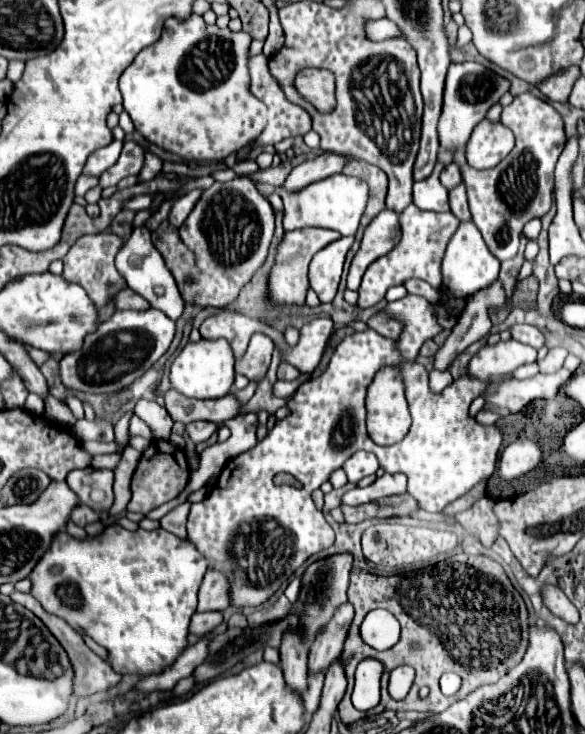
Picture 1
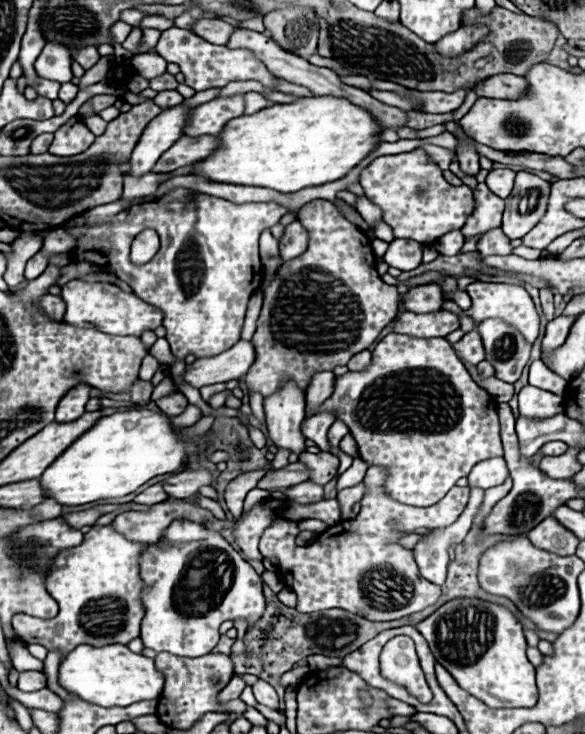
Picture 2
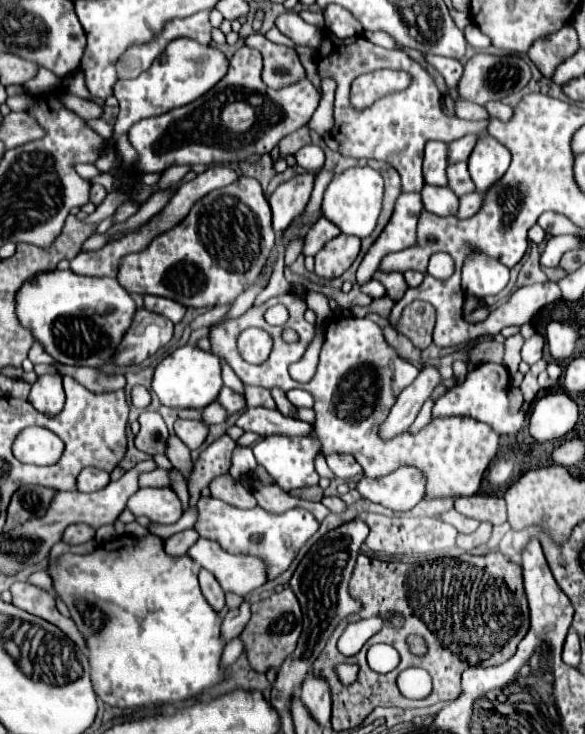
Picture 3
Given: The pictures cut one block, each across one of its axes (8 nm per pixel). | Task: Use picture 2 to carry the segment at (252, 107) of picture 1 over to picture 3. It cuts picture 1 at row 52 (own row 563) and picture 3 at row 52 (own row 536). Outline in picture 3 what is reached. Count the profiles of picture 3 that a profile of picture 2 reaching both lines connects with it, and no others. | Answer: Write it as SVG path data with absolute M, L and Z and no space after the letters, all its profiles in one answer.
M176 38L172 40L160 58L154 60L154 64L132 80L118 80L114 86L114 96L120 104L120 114L114 124L112 142L122 134L128 132L128 128L144 118L160 116L164 112L170 112L172 108L184 106L194 102L196 98L204 96L212 86L216 86L224 74L228 72L228 58L224 52L212 46L202 46L192 38Z

